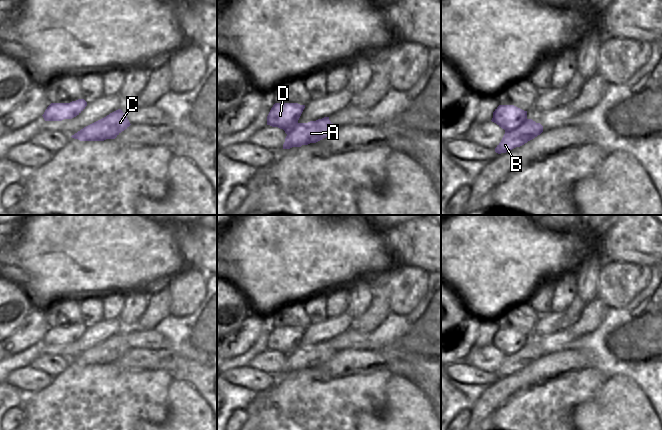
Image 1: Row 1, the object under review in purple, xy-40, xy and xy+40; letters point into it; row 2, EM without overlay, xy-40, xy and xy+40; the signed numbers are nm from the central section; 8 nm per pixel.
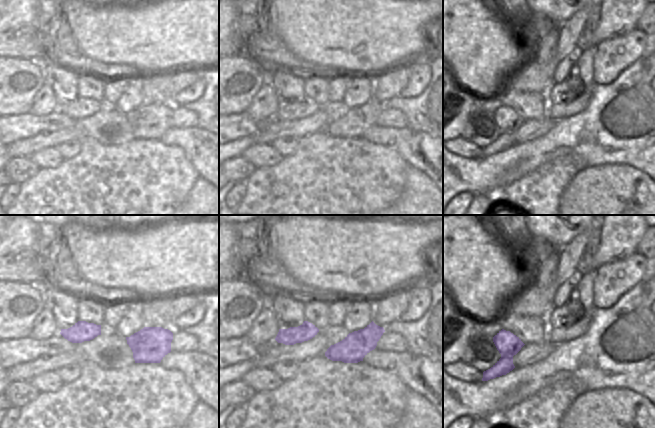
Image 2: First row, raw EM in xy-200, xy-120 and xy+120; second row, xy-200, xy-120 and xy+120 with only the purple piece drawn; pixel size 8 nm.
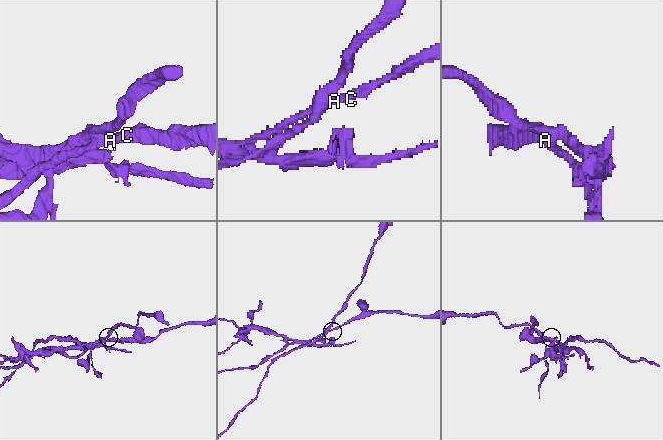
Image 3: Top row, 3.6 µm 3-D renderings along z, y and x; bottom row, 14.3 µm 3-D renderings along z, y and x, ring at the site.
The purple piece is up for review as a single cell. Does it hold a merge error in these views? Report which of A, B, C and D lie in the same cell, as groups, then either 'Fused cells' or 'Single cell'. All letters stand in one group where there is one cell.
Groups: A B C / D. Fused cells.

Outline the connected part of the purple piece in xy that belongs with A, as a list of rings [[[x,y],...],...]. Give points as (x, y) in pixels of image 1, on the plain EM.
[[[329,341],[308,347],[297,347],[292,353],[284,353],[287,360],[283,373],[316,367],[331,359],[336,352]]]

